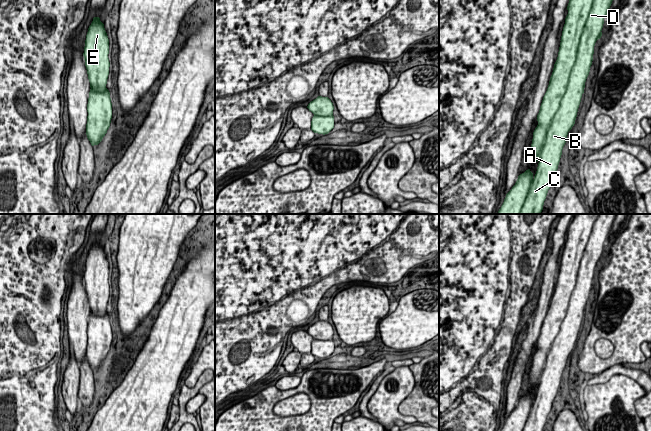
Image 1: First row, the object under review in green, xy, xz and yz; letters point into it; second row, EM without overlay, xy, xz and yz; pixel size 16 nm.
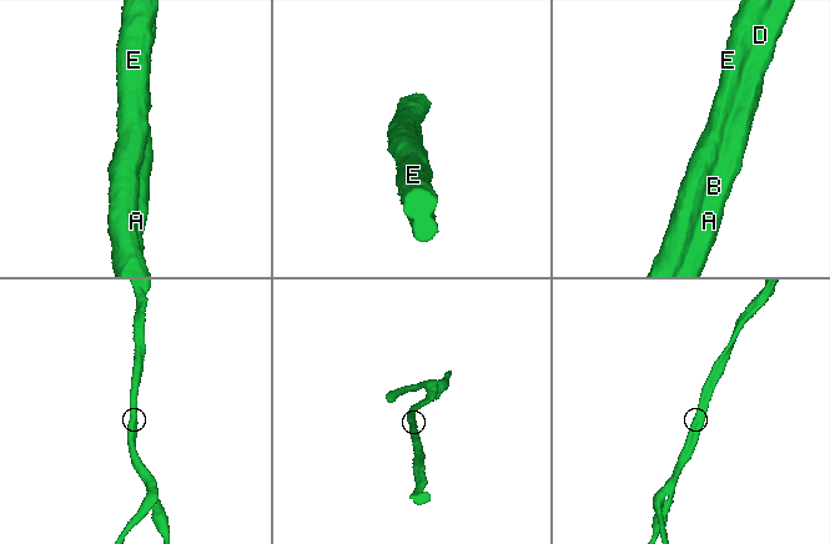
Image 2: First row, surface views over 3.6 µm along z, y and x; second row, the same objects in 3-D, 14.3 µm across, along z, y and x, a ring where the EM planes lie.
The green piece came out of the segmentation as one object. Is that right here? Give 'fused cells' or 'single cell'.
fused cells

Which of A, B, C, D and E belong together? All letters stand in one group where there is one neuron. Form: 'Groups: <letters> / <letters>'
Groups: A B C D / E

